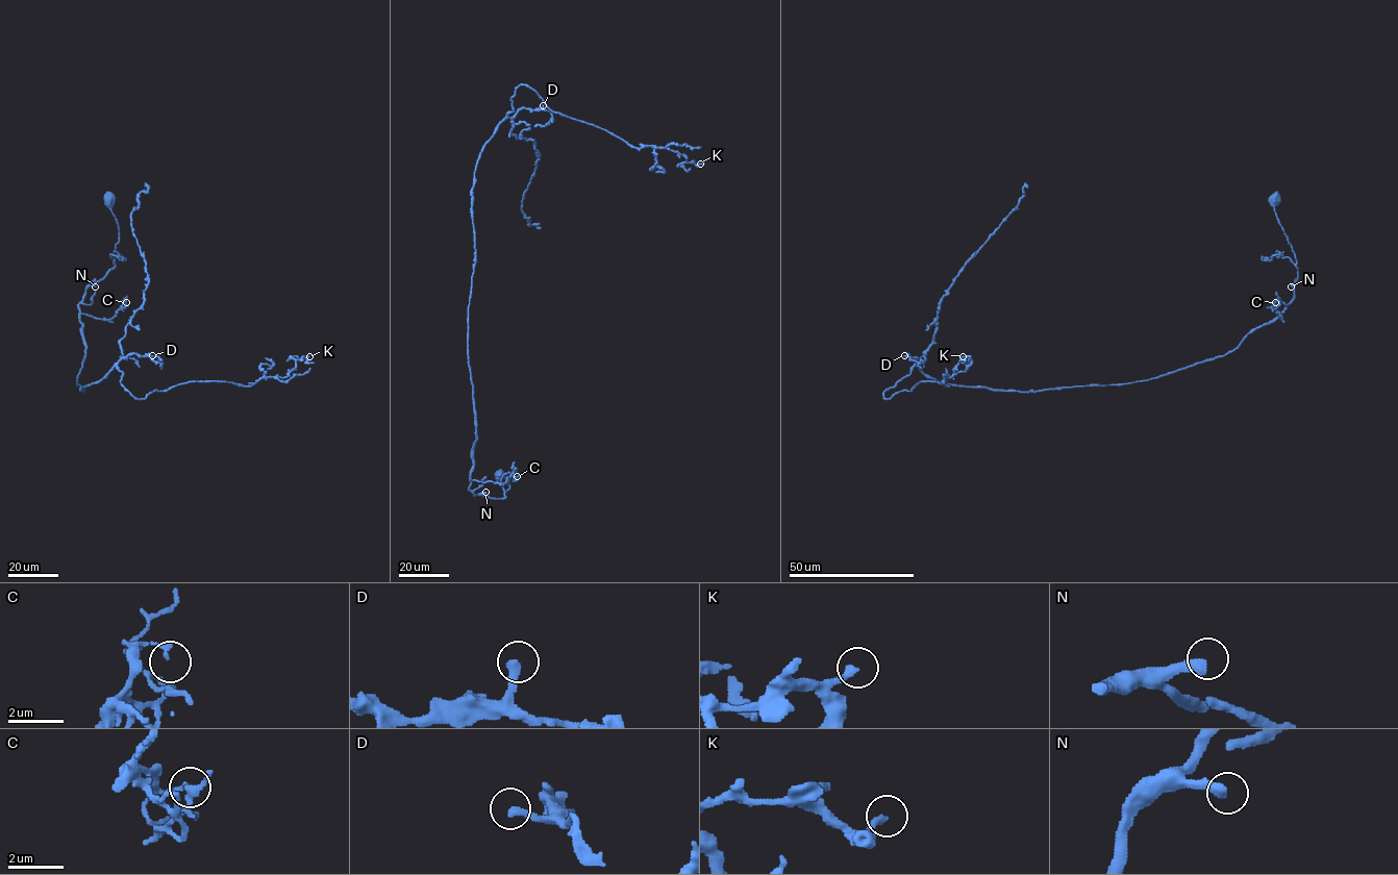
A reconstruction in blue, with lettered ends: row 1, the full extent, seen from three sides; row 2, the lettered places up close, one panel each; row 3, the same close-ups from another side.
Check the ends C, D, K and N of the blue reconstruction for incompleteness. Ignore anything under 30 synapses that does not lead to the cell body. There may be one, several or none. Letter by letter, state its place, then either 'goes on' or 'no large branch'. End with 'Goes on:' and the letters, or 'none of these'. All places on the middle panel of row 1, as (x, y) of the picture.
C: place (517, 476); no large branch
D: place (543, 105); no large branch
K: place (700, 164); no large branch
N: place (485, 492); goes on
Goes on: N

